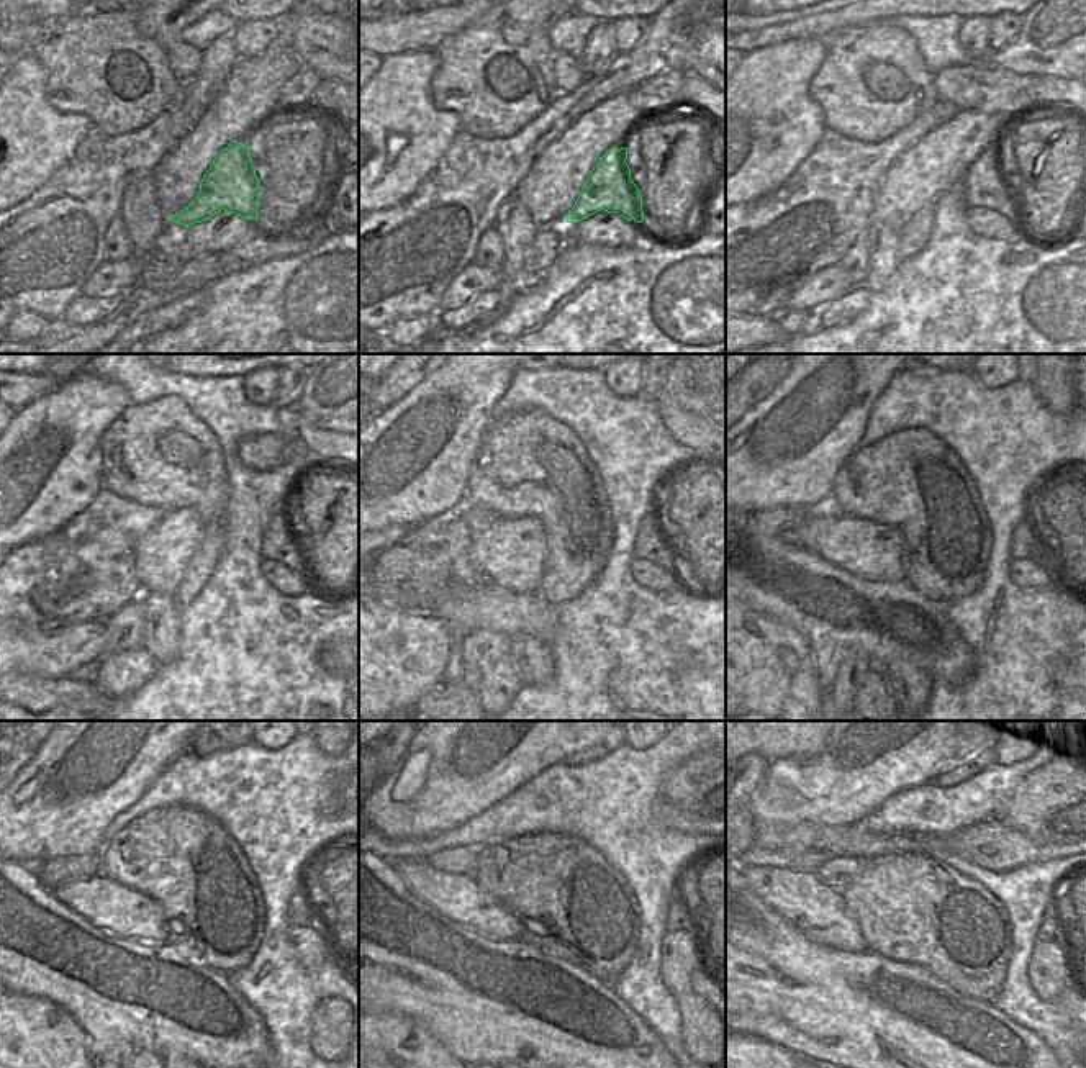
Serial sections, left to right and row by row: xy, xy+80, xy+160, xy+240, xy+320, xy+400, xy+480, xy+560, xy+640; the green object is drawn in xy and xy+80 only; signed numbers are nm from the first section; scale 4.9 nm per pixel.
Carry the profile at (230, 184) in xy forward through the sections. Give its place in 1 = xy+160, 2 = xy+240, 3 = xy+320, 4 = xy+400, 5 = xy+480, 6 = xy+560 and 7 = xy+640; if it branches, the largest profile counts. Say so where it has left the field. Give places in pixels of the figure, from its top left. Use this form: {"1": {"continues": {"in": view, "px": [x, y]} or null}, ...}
{"1": {"continues": {"in": "xy+160", "px": [983, 181]}}, "2": {"continues": {"in": "xy+240", "px": [289, 582]}}, "3": {"continues": {"in": "xy+320", "px": [646, 574]}}, "4": {"continues": {"in": "xy+400", "px": [1027, 575]}}, "5": {"continues": {"in": "xy+480", "px": [312, 947]}}, "6": {"continues": {"in": "xy+560", "px": [682, 955]}}, "7": {"continues": {"in": "xy+640", "px": [1050, 967]}}}

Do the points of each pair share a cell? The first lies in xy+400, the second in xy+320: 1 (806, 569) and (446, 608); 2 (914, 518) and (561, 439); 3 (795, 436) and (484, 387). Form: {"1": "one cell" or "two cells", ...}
{"1": "one cell", "2": "one cell", "3": "one cell"}

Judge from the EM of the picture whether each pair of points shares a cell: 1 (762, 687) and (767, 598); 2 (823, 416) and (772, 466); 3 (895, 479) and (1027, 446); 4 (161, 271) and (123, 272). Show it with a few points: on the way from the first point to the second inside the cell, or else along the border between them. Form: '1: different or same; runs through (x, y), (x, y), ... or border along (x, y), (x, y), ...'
1: different; border along (742, 601), (762, 615), (790, 624), (800, 634)
2: same; runs through (809, 428), (785, 452)
3: different; border along (936, 436), (965, 467), (978, 498)
4: different; border along (141, 259), (141, 279), (138, 282)

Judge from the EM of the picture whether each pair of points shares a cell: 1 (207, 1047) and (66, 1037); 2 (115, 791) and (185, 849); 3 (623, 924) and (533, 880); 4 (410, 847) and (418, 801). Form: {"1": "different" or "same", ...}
{"1": "different", "2": "different", "3": "same", "4": "different"}

